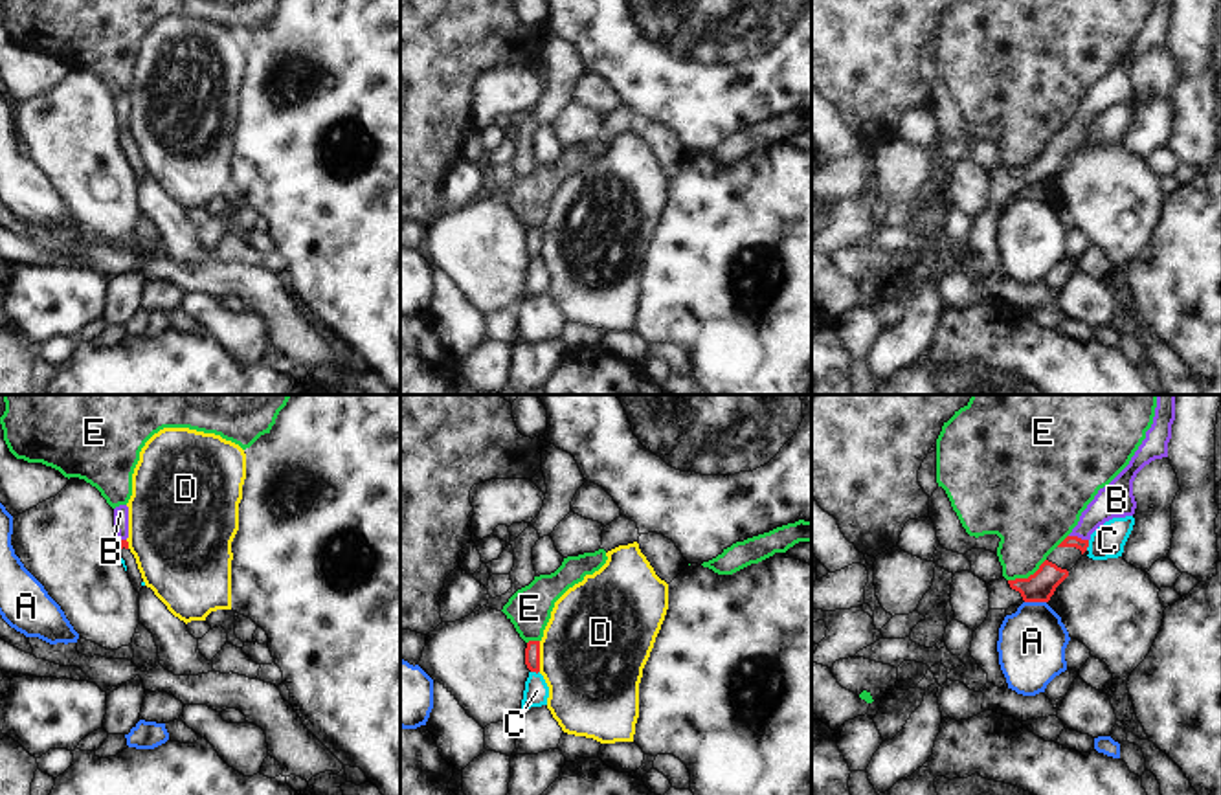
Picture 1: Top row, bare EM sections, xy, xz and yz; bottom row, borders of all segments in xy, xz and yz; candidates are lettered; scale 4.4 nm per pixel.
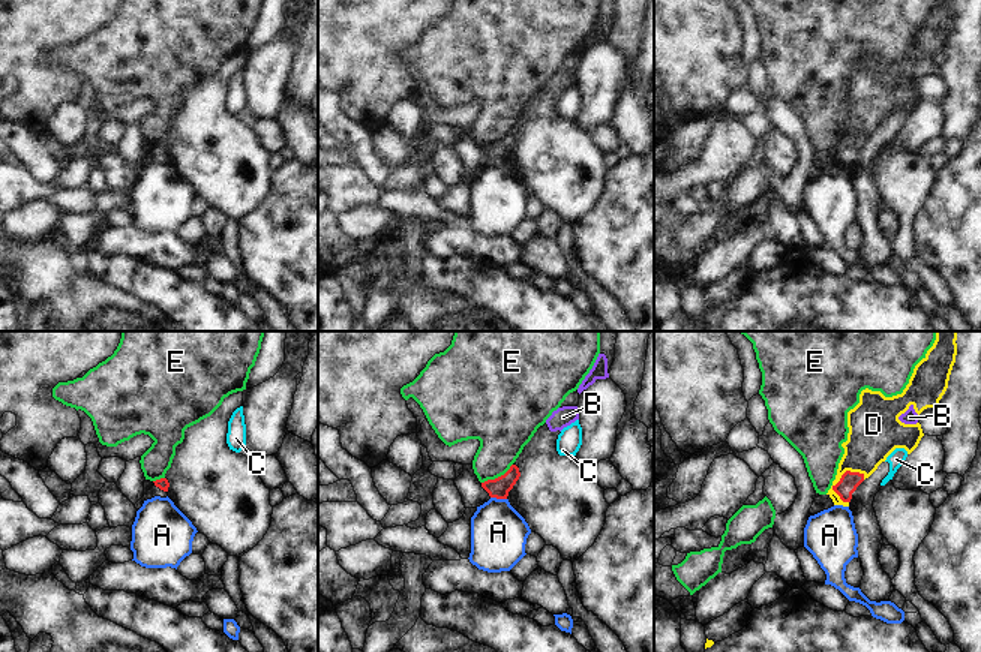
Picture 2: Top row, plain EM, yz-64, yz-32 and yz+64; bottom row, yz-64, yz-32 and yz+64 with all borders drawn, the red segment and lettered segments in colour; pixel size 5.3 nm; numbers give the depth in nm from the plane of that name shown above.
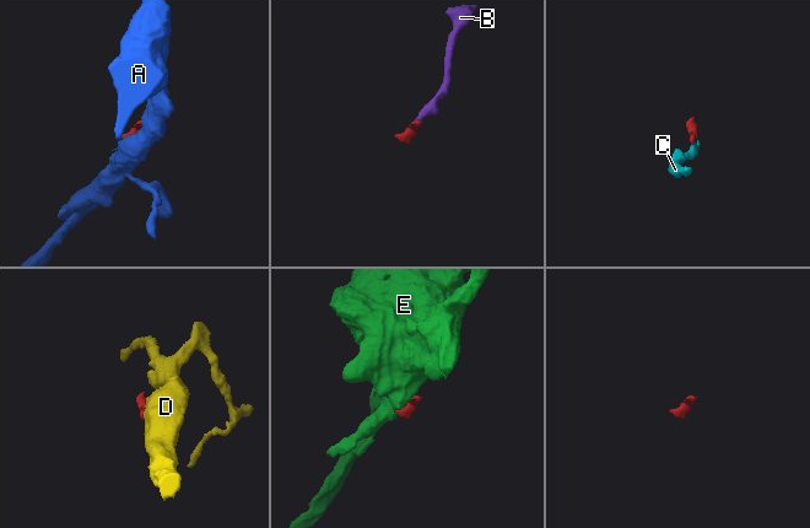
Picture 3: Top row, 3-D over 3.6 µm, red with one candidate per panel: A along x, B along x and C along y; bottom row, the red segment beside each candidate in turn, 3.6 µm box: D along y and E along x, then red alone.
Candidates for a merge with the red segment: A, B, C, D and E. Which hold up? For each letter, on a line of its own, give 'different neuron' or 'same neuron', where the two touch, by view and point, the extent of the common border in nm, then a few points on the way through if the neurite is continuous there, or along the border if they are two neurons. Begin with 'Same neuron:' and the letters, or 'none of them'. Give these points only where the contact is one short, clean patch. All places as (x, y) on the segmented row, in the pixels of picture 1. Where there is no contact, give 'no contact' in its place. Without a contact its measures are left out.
Same neuron: B
A: different neuron | yz (1036, 601) | 100 nm | along yz (1025, 601), (1045, 603)
B: same neuron | yz (1076, 537) | 90 nm | across yz (1076, 542), (1076, 537), (1117, 500)
C: different neuron | yz (1087, 546) | 50 nm | along yz (1089, 540), (1086, 549)
D: different neuron | xz (538, 656) | 140 nm | along xz (538, 641), (540, 671)
E: different neuron | yz (1029, 577) | 190 nm | along yz (1045, 559), (1027, 577), (1008, 581)

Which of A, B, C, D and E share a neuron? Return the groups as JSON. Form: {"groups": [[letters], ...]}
{"groups": [["A"], ["B"], ["C"], ["D"], ["E"]]}

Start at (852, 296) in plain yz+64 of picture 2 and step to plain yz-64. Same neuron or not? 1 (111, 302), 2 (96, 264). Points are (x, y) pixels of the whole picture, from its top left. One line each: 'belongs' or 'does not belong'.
1: does not belong
2: belongs

